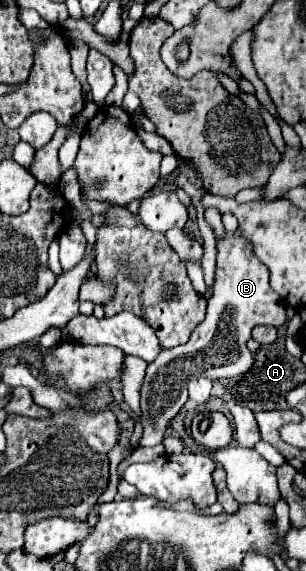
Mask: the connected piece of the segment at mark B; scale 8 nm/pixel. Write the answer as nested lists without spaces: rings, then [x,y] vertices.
[[[237,229],[233,235],[225,233],[221,239],[217,239],[215,281],[211,285],[211,295],[207,297],[207,315],[203,323],[193,331],[185,345],[161,349],[145,371],[143,385],[139,389],[143,425],[139,445],[153,447],[163,441],[171,419],[187,401],[189,379],[209,377],[213,381],[223,381],[247,373],[255,363],[255,353],[247,349],[251,329],[255,325],[273,325],[279,329],[283,323],[287,323],[285,305],[281,305],[281,297],[277,297],[277,293],[273,293],[269,287],[269,269],[257,261],[253,247],[241,235],[241,229]]]

